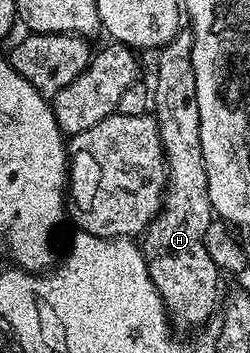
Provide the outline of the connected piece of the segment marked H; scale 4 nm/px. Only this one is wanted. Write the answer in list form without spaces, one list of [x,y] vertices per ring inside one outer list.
[[[180,30],[165,47],[158,49],[157,56],[153,115],[163,143],[163,157],[167,159],[167,191],[159,212],[142,233],[141,247],[149,278],[153,278],[153,286],[157,286],[161,294],[170,323],[176,329],[191,328],[209,319],[214,308],[216,311],[221,273],[213,258],[209,258],[207,249],[207,231],[211,228],[213,213],[205,158],[201,154],[201,114],[197,110],[197,78],[193,78],[190,31]]]

